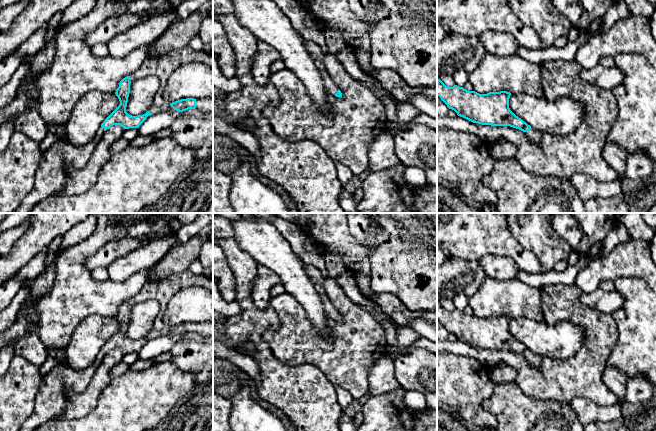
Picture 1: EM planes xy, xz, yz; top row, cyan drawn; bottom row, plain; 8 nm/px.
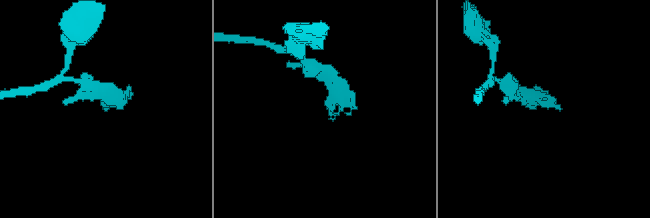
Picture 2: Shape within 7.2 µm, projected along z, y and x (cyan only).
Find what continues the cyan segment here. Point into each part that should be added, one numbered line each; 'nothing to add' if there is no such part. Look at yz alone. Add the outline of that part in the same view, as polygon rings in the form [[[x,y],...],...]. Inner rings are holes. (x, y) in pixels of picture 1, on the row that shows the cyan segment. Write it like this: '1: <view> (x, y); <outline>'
1: yz (536, 136); [[[531,129],[527,132],[525,132],[526,136],[532,140],[533,142],[539,144],[542,137],[543,137],[543,133],[542,132],[539,132],[539,131],[536,131],[534,129]]]

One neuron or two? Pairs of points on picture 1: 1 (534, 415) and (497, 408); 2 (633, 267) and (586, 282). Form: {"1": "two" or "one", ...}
{"1": "one", "2": "one"}

